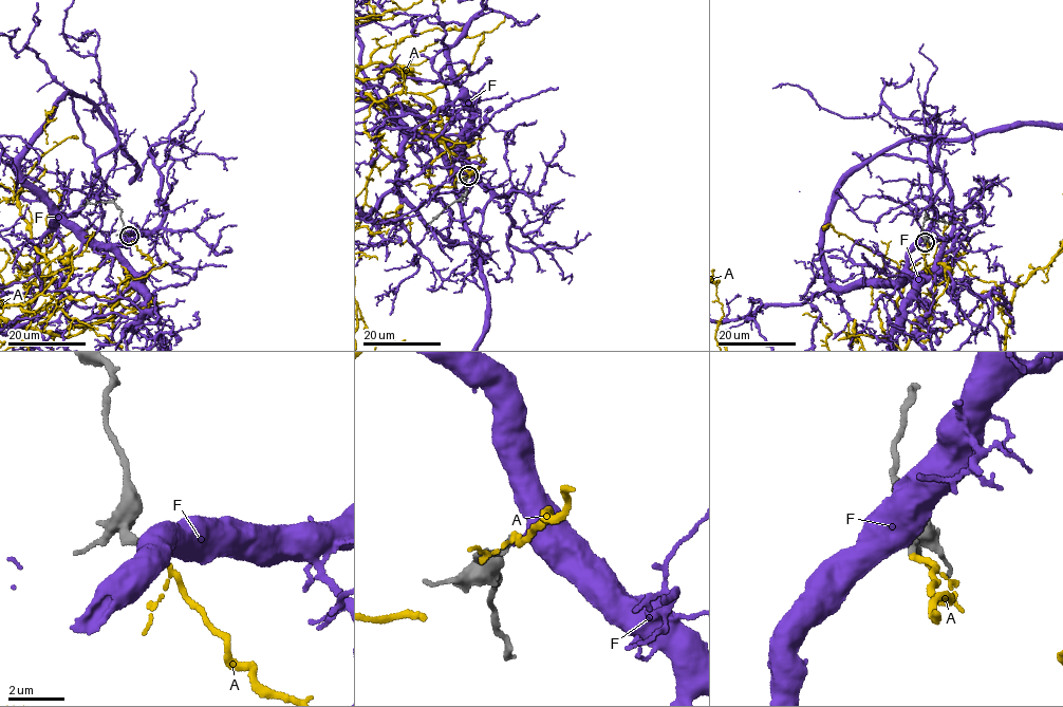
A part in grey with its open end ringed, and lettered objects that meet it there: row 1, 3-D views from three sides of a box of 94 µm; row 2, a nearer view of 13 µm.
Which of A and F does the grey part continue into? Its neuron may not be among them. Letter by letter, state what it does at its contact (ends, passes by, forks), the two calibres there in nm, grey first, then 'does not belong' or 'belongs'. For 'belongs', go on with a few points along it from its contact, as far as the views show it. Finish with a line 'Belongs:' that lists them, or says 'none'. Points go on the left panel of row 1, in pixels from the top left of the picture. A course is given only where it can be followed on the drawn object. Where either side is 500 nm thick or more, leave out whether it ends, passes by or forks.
A: it passes by; 200 nm thick on the grey side, 160 nm on the other; belongs
F: it ends there; 240 nm thick on the grey side, 360 nm on the other; does not belong
Belongs: A

